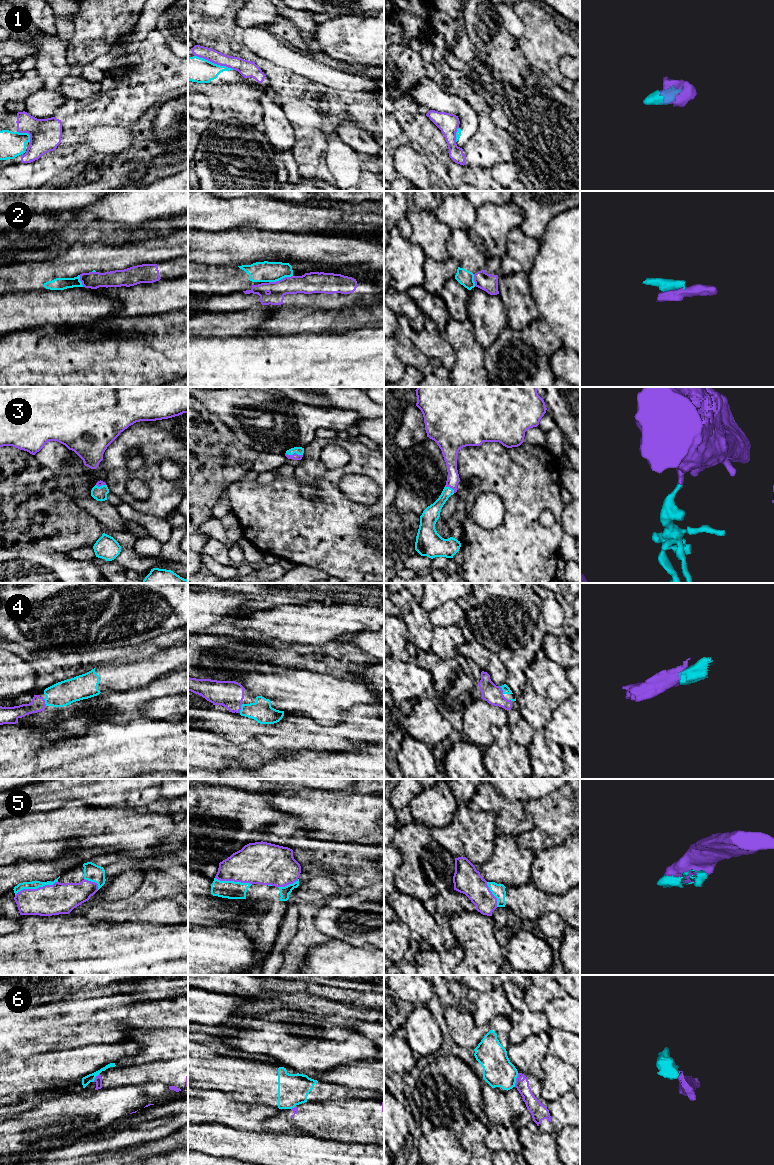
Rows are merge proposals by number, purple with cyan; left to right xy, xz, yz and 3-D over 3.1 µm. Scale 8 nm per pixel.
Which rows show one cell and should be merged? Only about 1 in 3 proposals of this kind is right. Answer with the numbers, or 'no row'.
3, 4, 5

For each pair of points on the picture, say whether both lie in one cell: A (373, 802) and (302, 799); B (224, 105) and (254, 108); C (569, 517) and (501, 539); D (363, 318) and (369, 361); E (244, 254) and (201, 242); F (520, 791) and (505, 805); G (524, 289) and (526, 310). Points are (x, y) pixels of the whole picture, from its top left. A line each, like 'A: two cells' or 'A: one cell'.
A: one cell
B: one cell
C: two cells
D: two cells
E: one cell
F: two cells
G: one cell

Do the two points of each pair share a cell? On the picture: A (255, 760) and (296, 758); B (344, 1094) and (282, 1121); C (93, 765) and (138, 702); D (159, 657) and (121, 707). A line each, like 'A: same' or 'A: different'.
A: different
B: different
C: different
D: different

